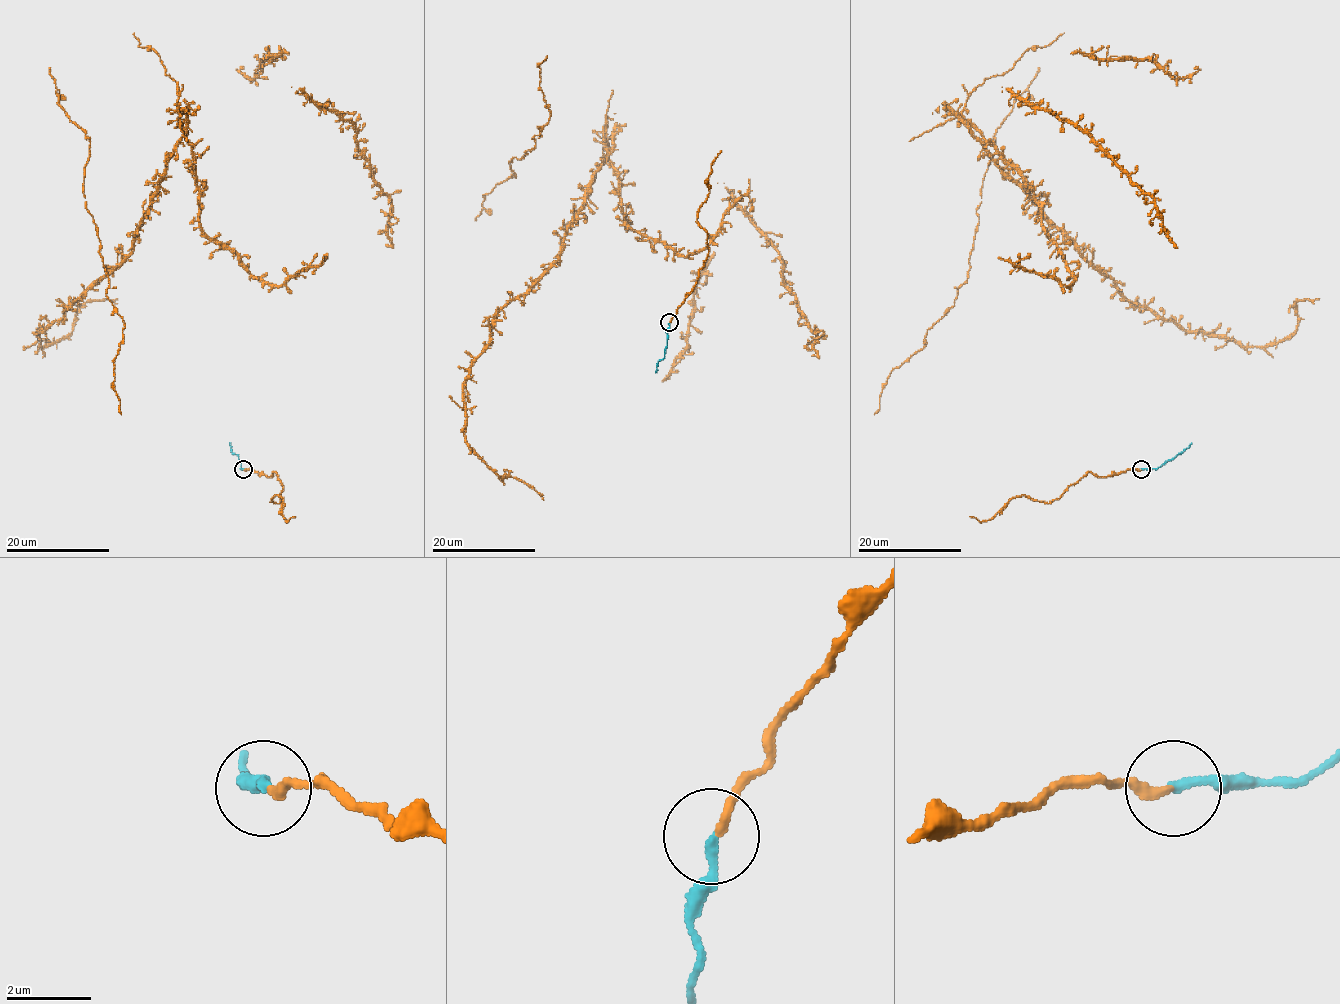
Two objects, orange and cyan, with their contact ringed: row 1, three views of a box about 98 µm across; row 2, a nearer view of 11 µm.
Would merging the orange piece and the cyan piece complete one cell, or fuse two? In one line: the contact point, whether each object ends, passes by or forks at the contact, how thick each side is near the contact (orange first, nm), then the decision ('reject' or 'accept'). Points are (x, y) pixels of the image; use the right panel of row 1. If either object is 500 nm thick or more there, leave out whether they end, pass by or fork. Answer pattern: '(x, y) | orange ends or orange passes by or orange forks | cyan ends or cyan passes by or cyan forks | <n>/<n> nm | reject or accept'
(1141, 469) | orange ends | cyan ends | 220/240 nm | accept

